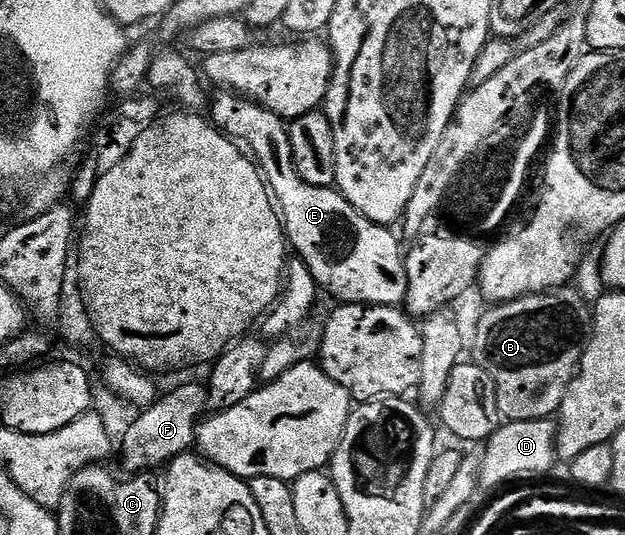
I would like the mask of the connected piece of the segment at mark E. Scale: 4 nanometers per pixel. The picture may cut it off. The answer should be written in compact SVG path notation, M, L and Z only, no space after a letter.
M218 94L218 97L213 97L212 112L214 108L214 116L212 115L212 123L223 136L230 137L239 148L245 150L252 157L255 164L258 166L259 172L262 174L263 180L266 182L266 187L270 189L271 197L281 215L282 223L286 238L291 249L296 251L297 259L302 260L308 266L308 270L312 270L312 278L317 282L319 289L323 293L331 292L332 295L338 299L342 304L368 304L380 306L388 306L389 308L401 305L405 301L408 294L408 270L406 269L406 252L402 244L393 236L389 227L381 224L373 224L368 218L361 216L354 207L351 206L347 200L344 199L342 193L338 191L337 187L321 188L320 186L308 186L308 182L304 182L300 178L300 174L296 174L296 166L292 162L292 142L290 141L290 130L287 121L281 120L276 114L272 114L272 110L268 110L264 106L260 106L254 100L247 100L246 97L237 94Z

